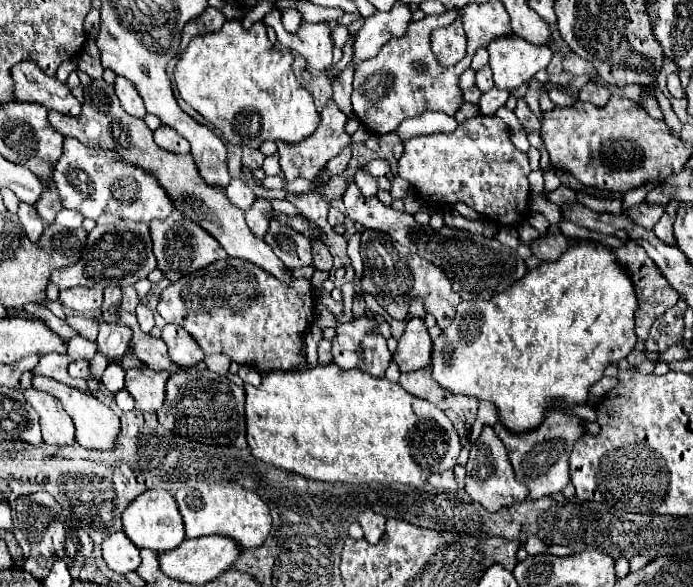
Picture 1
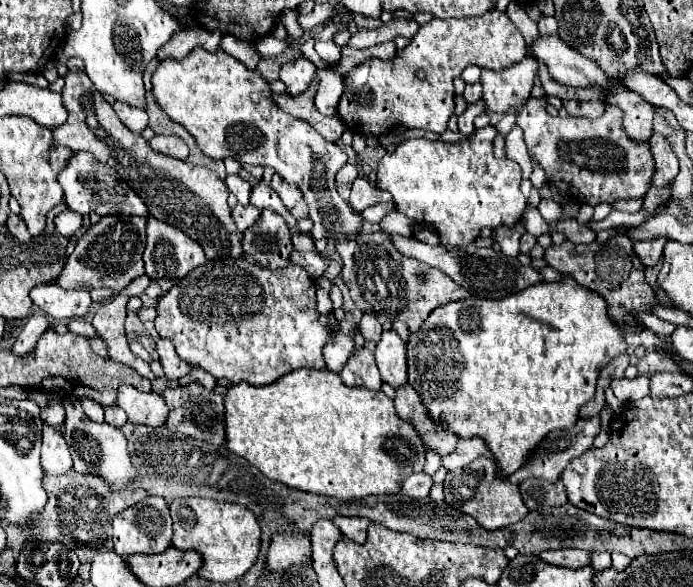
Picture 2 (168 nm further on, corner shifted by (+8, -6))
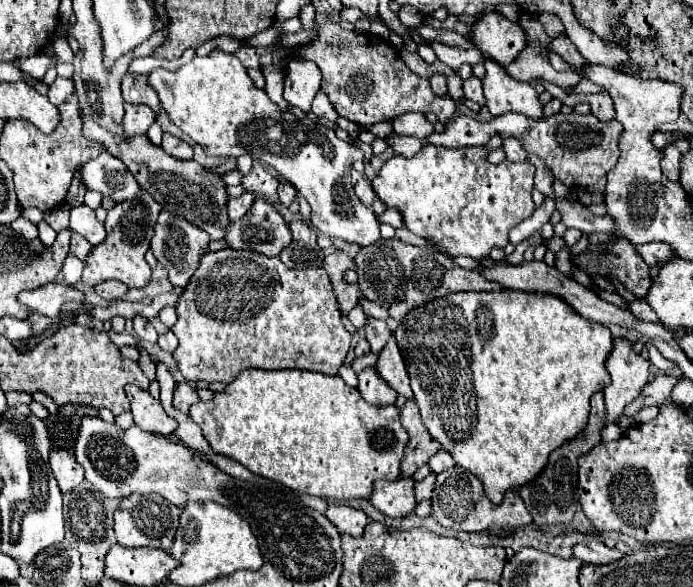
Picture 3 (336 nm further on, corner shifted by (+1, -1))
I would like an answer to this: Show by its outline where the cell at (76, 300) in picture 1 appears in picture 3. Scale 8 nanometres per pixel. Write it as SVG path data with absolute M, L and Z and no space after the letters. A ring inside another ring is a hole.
M44 284L36 290L26 290L18 294L18 302L28 306L28 310L44 316L56 316L62 304L68 300L84 302L84 294L72 286L62 286L62 284Z

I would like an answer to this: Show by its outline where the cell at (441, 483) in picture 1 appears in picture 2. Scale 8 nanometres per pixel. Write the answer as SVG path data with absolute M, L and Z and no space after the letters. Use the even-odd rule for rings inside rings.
M415 473L411 477L407 477L403 481L403 487L401 487L401 493L407 495L407 497L413 497L413 499L423 499L429 495L433 487L433 479L431 475L427 473Z

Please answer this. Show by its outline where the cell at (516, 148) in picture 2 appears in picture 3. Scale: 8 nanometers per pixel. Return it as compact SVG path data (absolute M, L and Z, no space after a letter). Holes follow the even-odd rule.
M506 138L502 148L506 154L506 160L510 160L510 162L524 162L526 160L526 150L522 148L522 144L516 138Z

